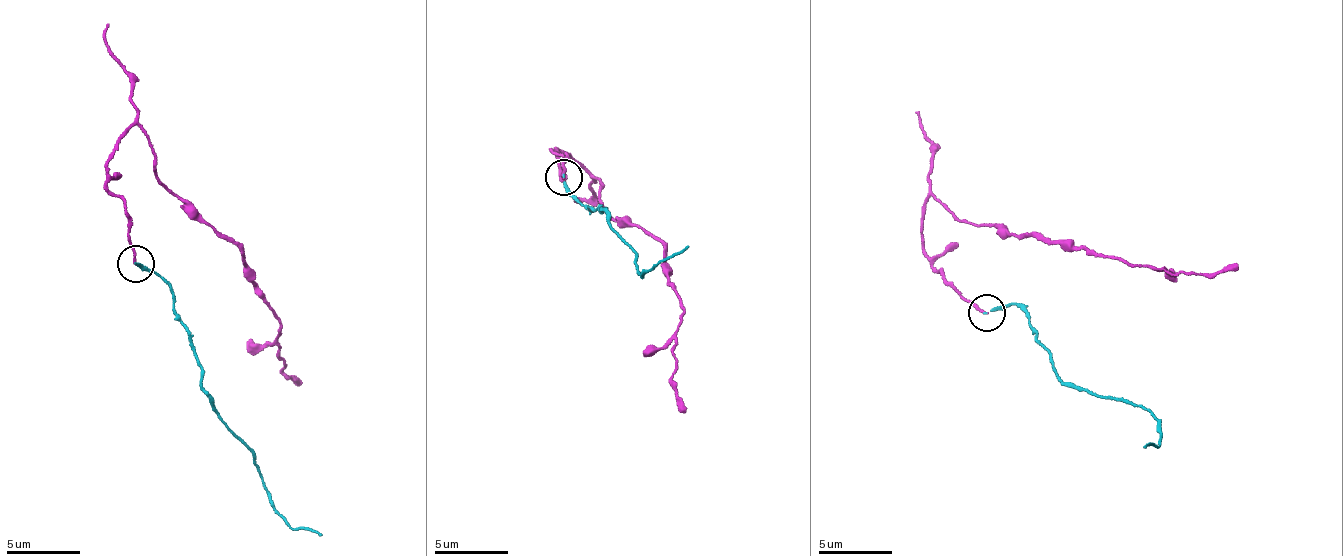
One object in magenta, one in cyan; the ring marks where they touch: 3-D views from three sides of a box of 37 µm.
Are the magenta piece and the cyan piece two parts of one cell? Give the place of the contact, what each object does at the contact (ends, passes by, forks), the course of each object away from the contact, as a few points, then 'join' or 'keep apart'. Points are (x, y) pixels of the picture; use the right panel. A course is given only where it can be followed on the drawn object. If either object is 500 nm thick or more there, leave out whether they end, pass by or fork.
place (987, 313); magenta ends; cyan ends; course magenta (987, 313), (933, 265), (923, 216), (932, 196), (987, 224), (1129, 263), (1198, 275), (1237, 261); course cyan (987, 313), (1010, 302), (1023, 309), (1030, 329), (1048, 353), (1052, 371), (1150, 415), (1162, 438), (1144, 447); join

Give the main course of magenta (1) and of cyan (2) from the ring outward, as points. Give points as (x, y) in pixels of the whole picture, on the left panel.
1: (136, 265), (106, 183), (119, 135), (135, 125), (166, 187), (240, 252), (280, 328), (286, 378), (300, 378)
2: (136, 265), (155, 271), (171, 289), (172, 312), (197, 353), (214, 407), (254, 454), (278, 516), (323, 536)

